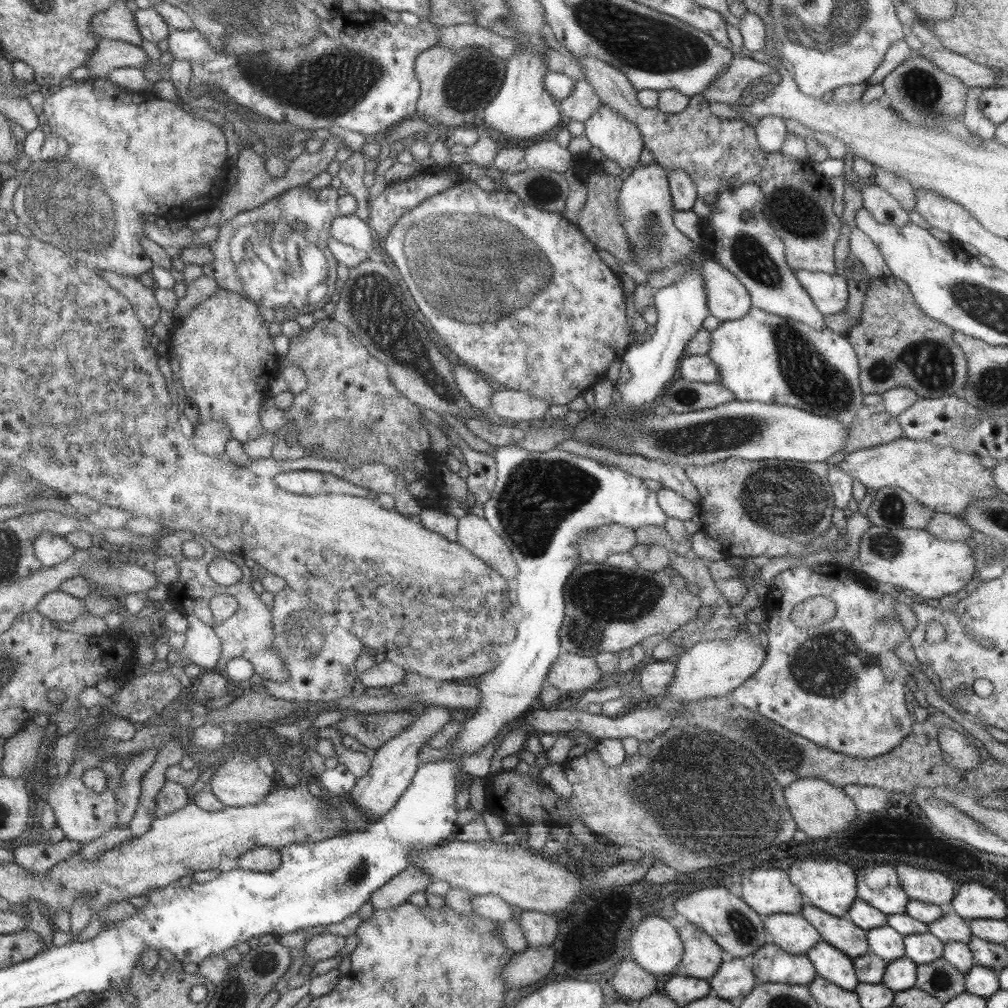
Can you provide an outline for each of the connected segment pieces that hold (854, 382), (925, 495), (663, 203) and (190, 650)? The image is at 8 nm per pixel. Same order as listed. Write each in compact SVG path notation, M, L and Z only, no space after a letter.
M751 307L745 316L721 321L710 331L710 343L706 353L717 368L718 382L730 390L733 398L739 402L757 401L763 404L794 406L817 416L834 418L842 426L850 426L857 410L863 407L855 351L844 334L833 332L827 327L814 329L798 320Z
M903 436L871 448L848 452L836 465L854 481L877 491L893 486L906 490L917 502L934 513L959 516L973 499L996 498L990 468L978 463L979 457L950 446L934 446L925 440L909 440Z
M655 163L637 166L622 181L616 198L616 208L621 215L621 227L630 248L630 256L632 256L631 263L637 264L647 276L675 265L690 252L697 251L702 256L699 244L691 242L673 226L674 208L668 189L667 173L667 170Z
M186 615L188 630L185 644L179 651L182 659L189 658L202 671L214 671L220 659L220 641L216 629L199 621L195 615Z

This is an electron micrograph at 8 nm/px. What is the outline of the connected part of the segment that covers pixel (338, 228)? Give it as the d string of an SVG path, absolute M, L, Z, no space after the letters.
M354 214L349 216L338 215L333 218L329 226L328 235L328 238L335 238L373 256L371 248L371 243L373 246L375 241L373 232L367 223L354 216Z

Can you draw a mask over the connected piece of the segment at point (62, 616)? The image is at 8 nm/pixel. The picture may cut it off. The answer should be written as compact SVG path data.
M61 590L45 594L34 611L47 620L63 621L69 624L73 624L77 617L88 614L83 606L83 599L73 598Z

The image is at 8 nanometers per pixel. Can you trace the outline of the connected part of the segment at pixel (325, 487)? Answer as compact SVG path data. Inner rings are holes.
M301 469L286 473L279 473L272 478L274 483L285 492L315 496L319 494L350 494L361 498L375 499L376 494L369 489L355 486L346 480L337 478L333 474L302 471Z

